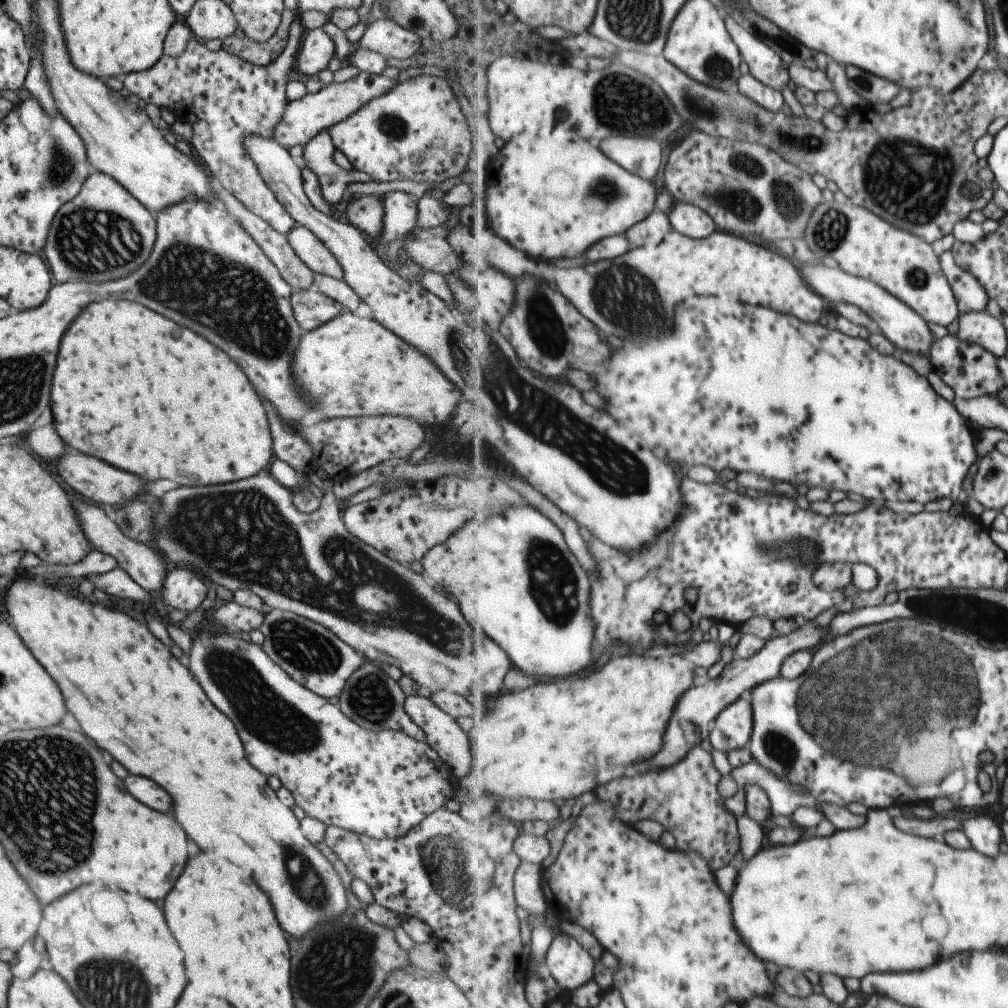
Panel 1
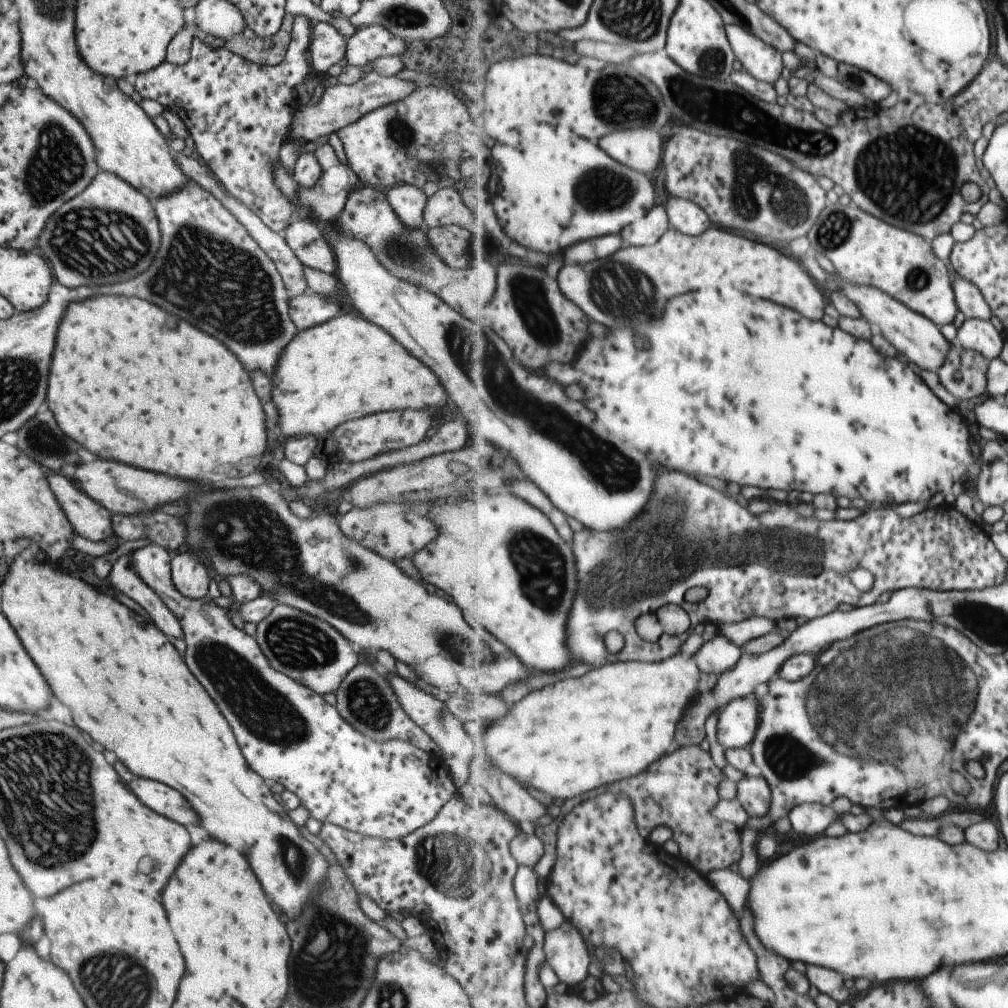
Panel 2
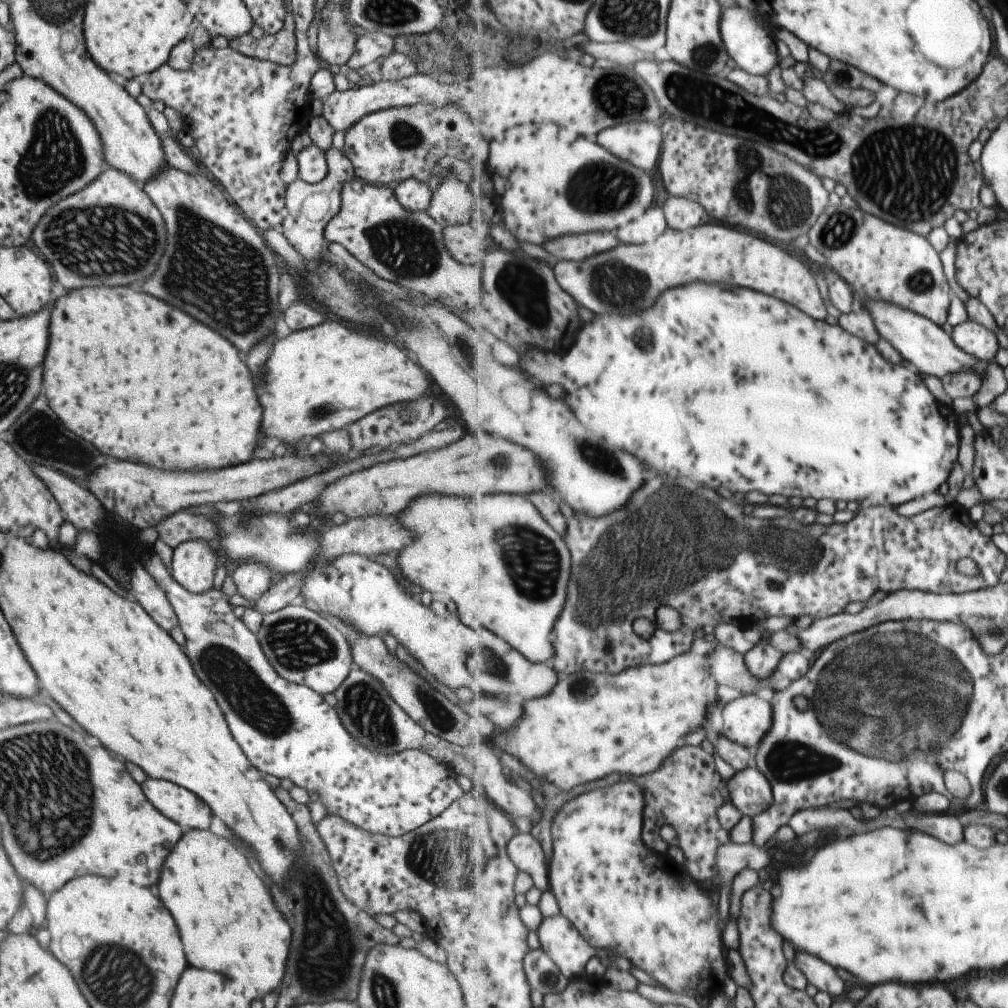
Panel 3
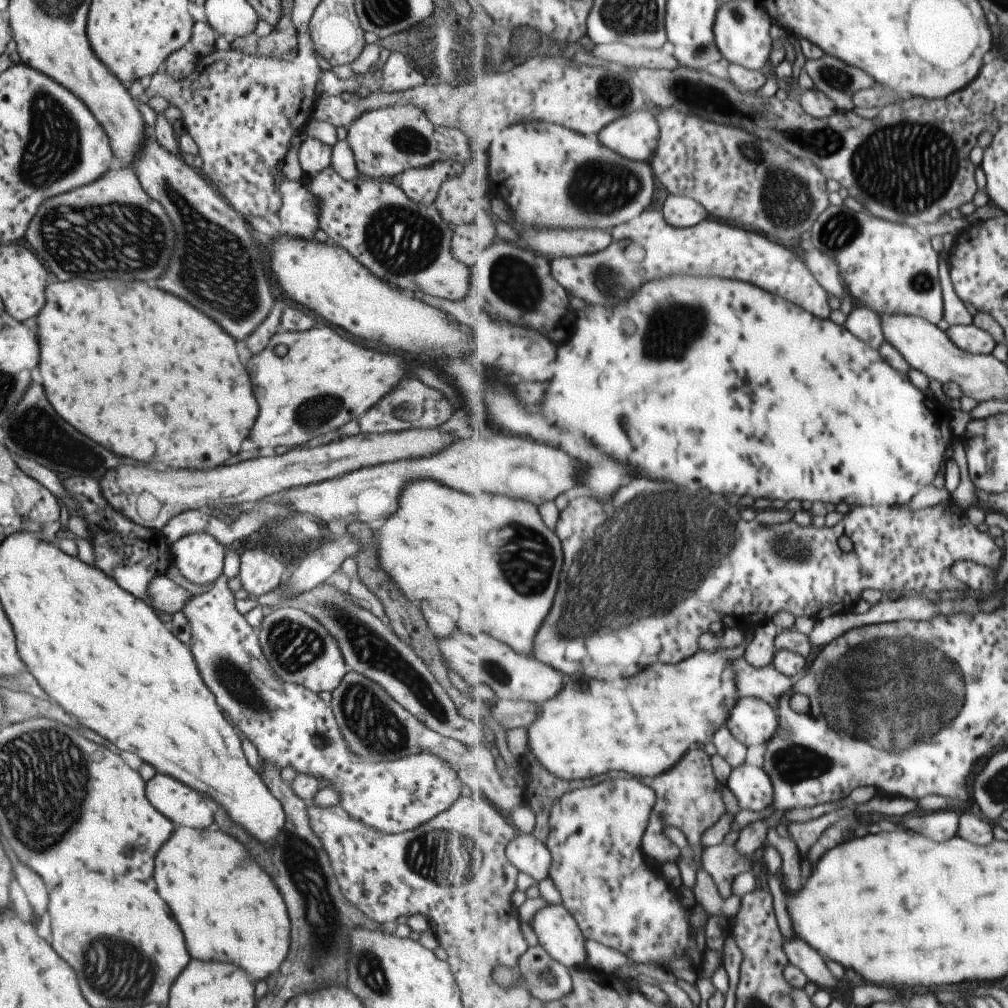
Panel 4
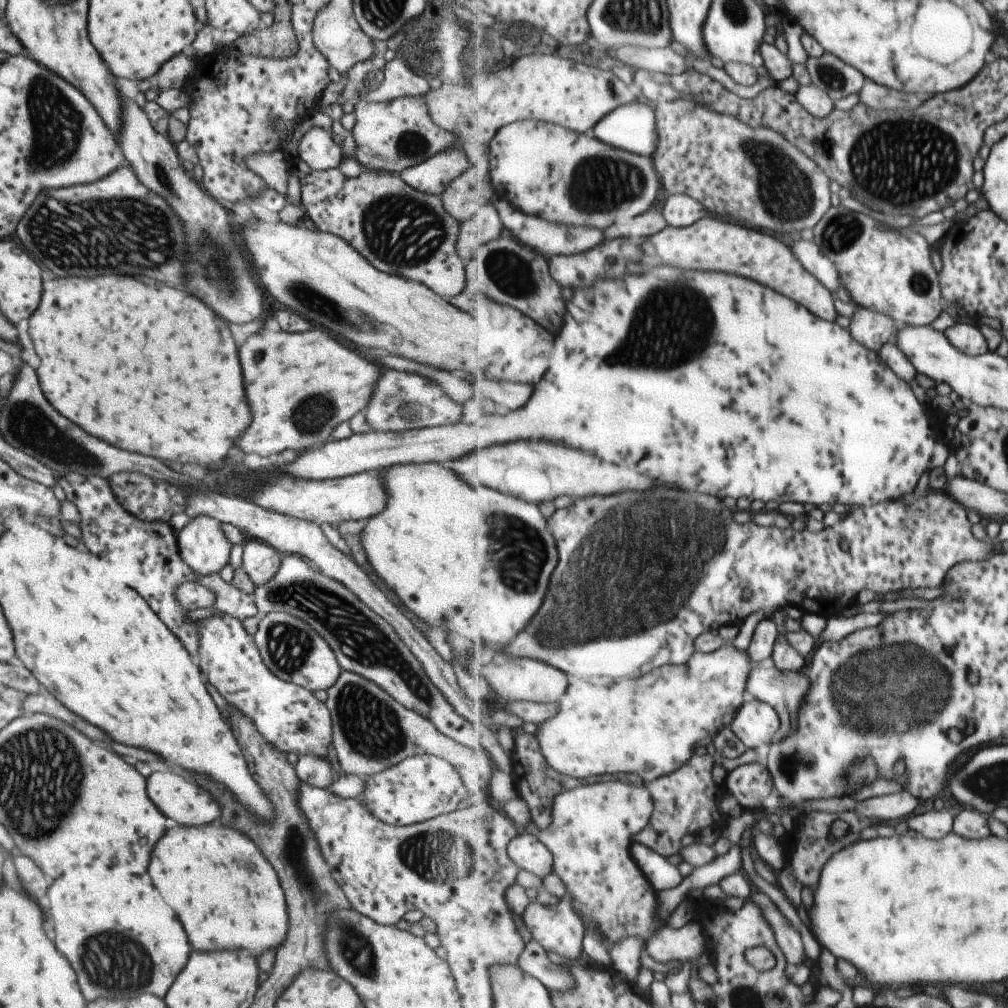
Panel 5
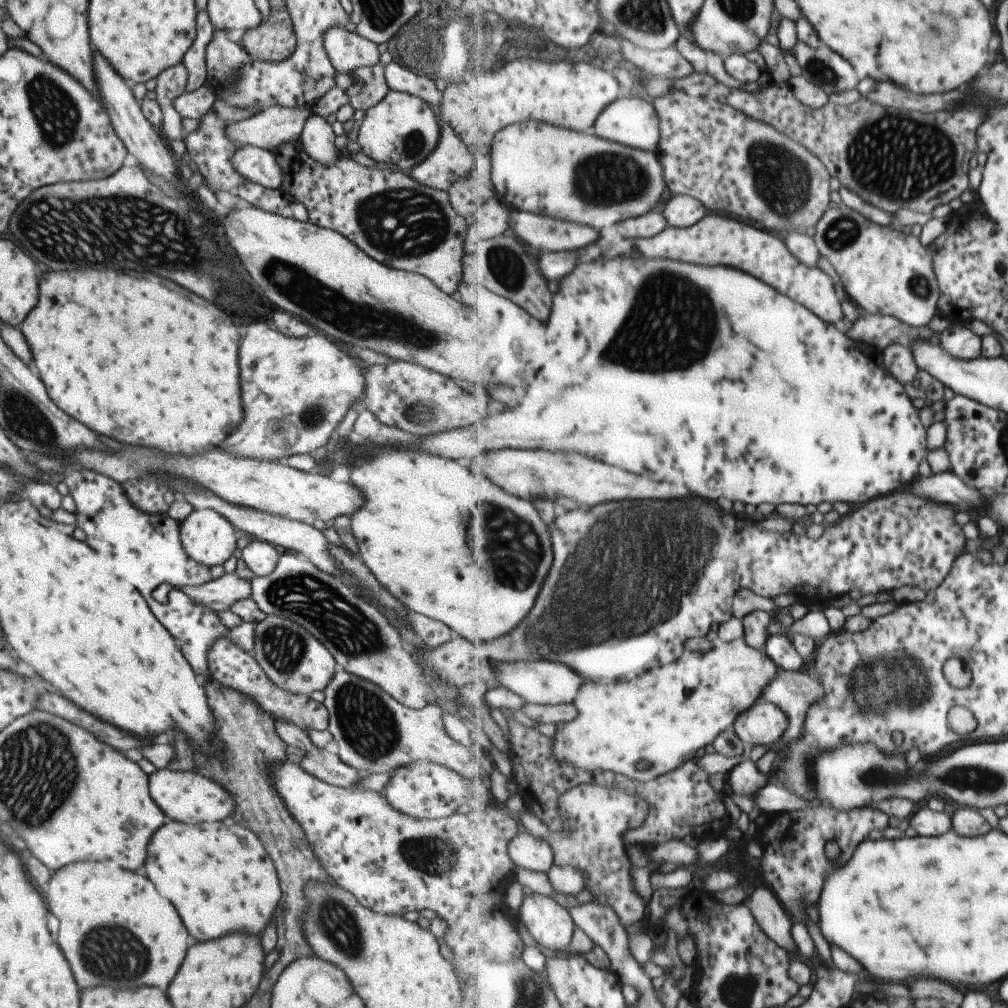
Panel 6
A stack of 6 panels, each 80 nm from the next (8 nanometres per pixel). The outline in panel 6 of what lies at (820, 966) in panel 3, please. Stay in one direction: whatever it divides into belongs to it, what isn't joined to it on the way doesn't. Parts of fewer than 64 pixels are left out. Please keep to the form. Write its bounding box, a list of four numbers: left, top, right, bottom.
[751,888,797,955]

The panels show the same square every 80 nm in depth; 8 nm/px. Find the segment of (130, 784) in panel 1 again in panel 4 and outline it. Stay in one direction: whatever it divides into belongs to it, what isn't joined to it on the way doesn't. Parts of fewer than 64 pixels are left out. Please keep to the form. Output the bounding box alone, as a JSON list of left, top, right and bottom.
[145,774,211,828]

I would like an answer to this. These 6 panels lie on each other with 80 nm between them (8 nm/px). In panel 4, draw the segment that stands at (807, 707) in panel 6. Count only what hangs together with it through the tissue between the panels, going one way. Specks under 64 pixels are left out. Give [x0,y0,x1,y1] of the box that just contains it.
[732,656,795,710]

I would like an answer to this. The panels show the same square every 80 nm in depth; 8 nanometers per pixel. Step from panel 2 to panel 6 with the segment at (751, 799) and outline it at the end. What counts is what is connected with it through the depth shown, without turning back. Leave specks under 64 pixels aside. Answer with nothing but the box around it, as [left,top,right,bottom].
[727,759,769,800]

